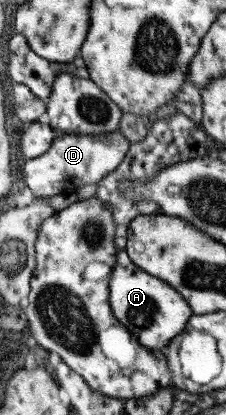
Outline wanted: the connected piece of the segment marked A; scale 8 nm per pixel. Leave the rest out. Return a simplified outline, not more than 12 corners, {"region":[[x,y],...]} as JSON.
{"region":[[117,250],[108,301],[118,323],[163,350],[192,314],[180,293]]}

